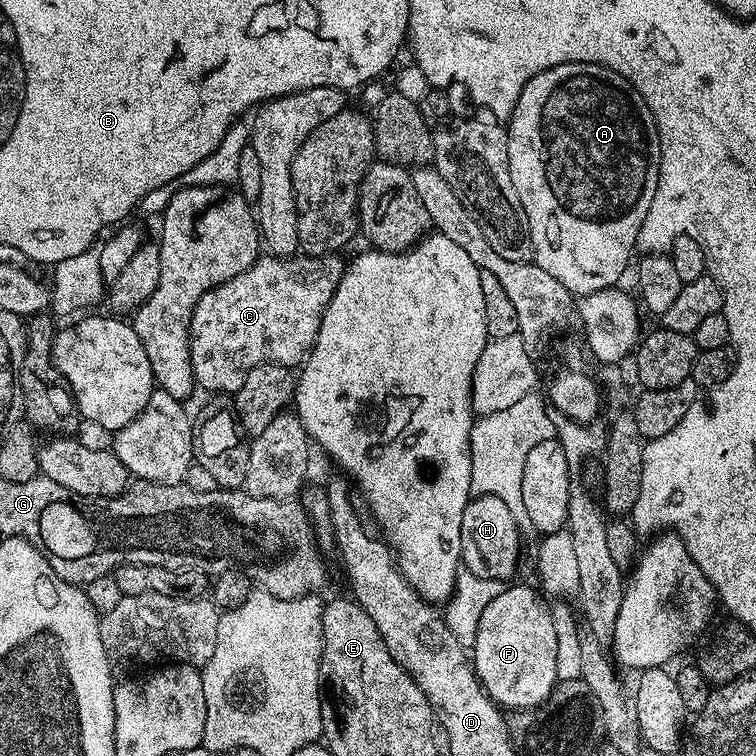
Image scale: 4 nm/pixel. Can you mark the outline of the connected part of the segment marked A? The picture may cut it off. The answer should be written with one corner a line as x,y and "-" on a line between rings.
566,62
562,66
554,66
550,70
542,70
534,74
522,86
522,94
518,94
518,102
512,111
511,120
507,121
508,165
510,166
510,182
514,182
514,190
518,190
518,198
522,202
524,214
530,218
530,238
534,263
542,266
546,274
558,278
562,286
571,292
573,297
589,296
598,290
615,288
621,283
628,263
633,263
632,251
636,248
636,239
640,236
644,224
649,223
648,211
650,202
654,202
654,190
658,190
658,170
660,169
660,135
654,122
654,114
650,106
638,94
638,90
629,80
622,78
614,70
601,64
590,62

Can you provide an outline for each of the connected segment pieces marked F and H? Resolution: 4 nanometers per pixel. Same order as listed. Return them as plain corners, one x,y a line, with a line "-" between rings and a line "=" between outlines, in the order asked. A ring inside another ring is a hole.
516,583
501,587
498,598
482,610
476,641
470,650
472,667
480,685
488,697
504,710
540,708
548,703
558,683
555,672
557,635
549,601
535,587
527,588
=
473,495
466,510
462,510
460,559
463,567
478,578
511,581
520,564
520,528
521,521
514,518
510,506
506,506
502,498

